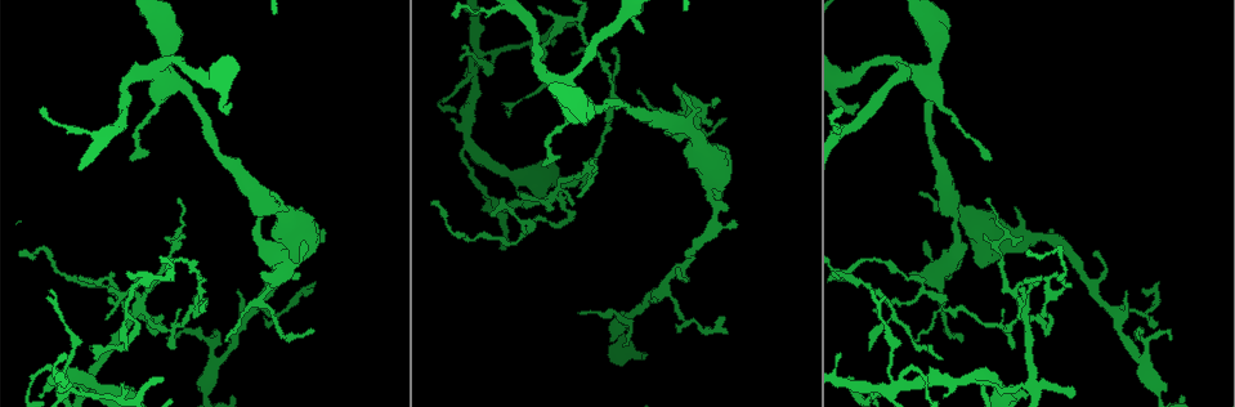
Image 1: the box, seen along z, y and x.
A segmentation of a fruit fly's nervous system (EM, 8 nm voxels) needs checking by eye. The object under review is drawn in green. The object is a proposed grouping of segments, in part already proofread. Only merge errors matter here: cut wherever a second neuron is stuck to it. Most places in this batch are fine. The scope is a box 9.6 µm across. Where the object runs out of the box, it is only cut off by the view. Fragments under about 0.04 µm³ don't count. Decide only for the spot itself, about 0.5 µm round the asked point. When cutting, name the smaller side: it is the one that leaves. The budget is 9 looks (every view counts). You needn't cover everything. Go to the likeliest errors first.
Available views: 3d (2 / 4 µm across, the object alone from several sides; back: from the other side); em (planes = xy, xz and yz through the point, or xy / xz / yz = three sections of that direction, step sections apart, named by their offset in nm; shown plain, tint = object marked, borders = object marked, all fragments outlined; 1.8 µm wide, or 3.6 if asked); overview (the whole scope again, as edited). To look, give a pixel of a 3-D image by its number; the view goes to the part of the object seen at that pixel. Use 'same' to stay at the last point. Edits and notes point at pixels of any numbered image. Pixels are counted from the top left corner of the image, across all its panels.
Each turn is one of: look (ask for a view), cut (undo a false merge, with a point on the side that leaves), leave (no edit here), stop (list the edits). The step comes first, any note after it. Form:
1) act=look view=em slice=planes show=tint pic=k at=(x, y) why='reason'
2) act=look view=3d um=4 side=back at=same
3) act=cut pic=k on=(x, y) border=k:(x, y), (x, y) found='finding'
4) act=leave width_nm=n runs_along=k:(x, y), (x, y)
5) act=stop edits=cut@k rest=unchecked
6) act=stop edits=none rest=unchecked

act=look view=em um=3.6 slice=xz step=16 show=tint pic=1 at=(1029, 387) why='two arms in line, one across'

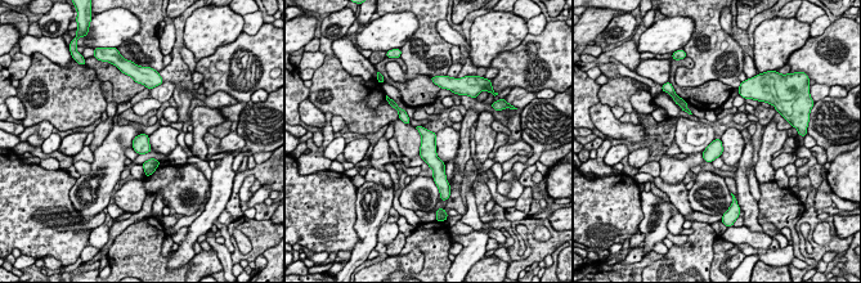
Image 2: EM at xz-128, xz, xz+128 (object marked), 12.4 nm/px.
act=look view=em um=3.6 slice=planes show=tint at=same

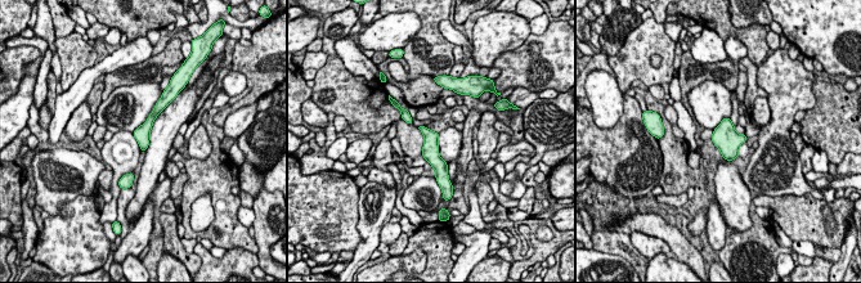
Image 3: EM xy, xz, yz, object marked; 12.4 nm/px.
act=leave runs_along=3:(426, 131), (439, 175) found='all the same neuron'

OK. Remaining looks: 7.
act=look view=3d um=2 pic=1 at=(170, 273) why='thin neck'

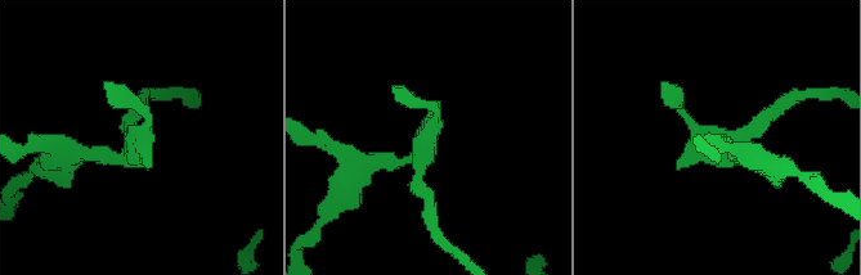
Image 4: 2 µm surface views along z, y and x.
act=look view=em slice=yz step=4 show=tint pic=4 at=(420, 161)

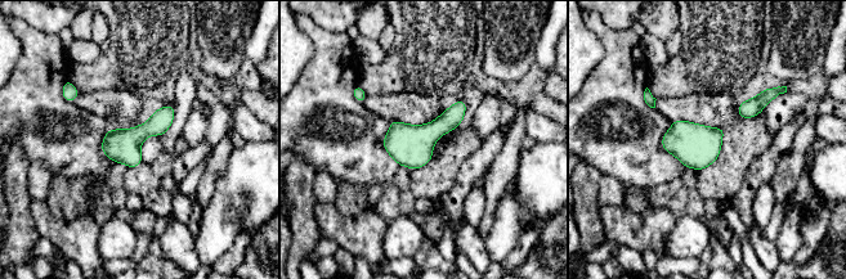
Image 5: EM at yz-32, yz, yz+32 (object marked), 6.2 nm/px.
act=look view=em slice=planes show=tint at=same

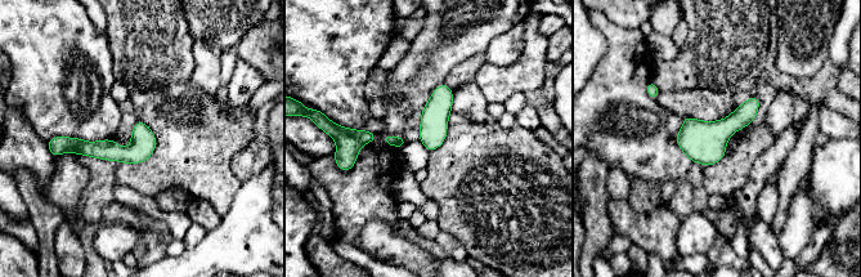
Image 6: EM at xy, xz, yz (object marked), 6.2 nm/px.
act=leave runs_along=6:(152, 139), (137, 152), (63, 147) found='all the same neuron'

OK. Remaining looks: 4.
act=look view=em slice=xy step=8 show=borders pic=1 at=(615, 328) why='calibre changes'

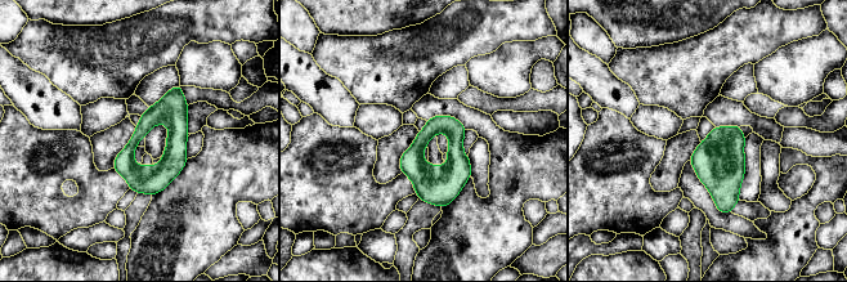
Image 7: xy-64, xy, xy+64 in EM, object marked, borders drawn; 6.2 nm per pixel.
act=leave runs_along=7:(178, 89), (175, 156), (139, 189) found='continuous, no second neuron'

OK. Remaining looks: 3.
act=look view=3d um=4 pic=1 at=(161, 76) why='four or more arms meet'

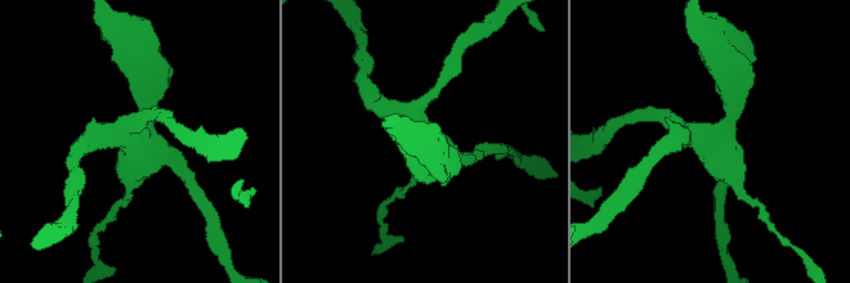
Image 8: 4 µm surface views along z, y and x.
act=look view=em slice=xy step=16 show=tint pic=8 at=(701, 137)

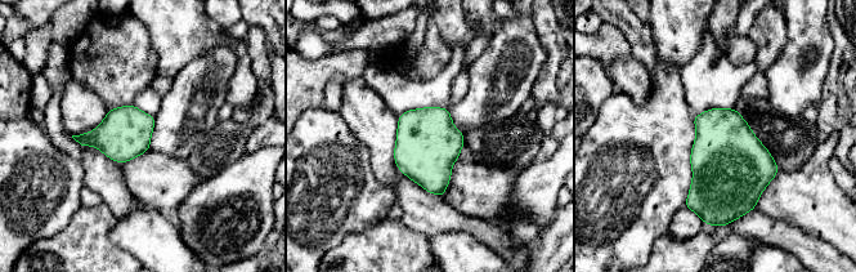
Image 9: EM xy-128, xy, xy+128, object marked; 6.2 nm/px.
act=look view=em slice=planes show=tint at=same

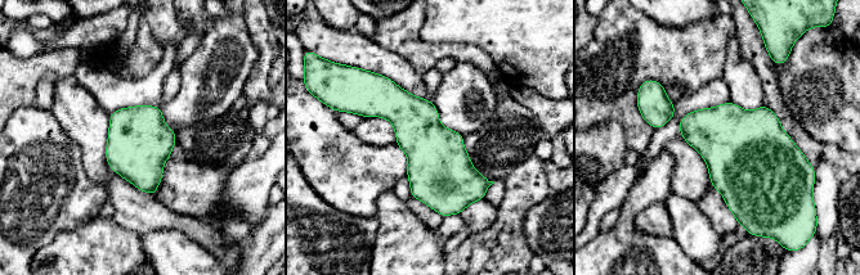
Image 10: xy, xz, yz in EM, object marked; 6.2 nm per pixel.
act=leave found='one neuron here'

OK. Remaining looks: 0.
act=stop edits=none rest=unchecked

